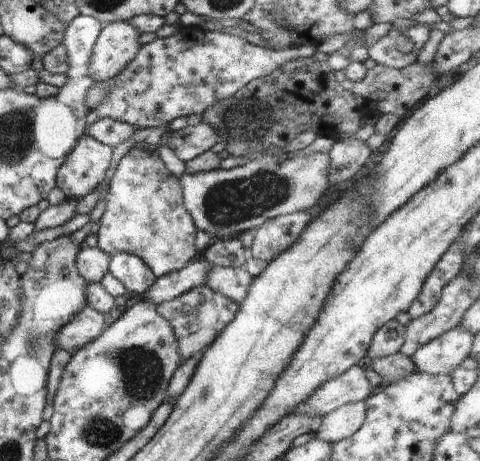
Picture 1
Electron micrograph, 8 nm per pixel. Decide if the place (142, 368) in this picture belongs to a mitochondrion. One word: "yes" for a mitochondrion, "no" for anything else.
yes

